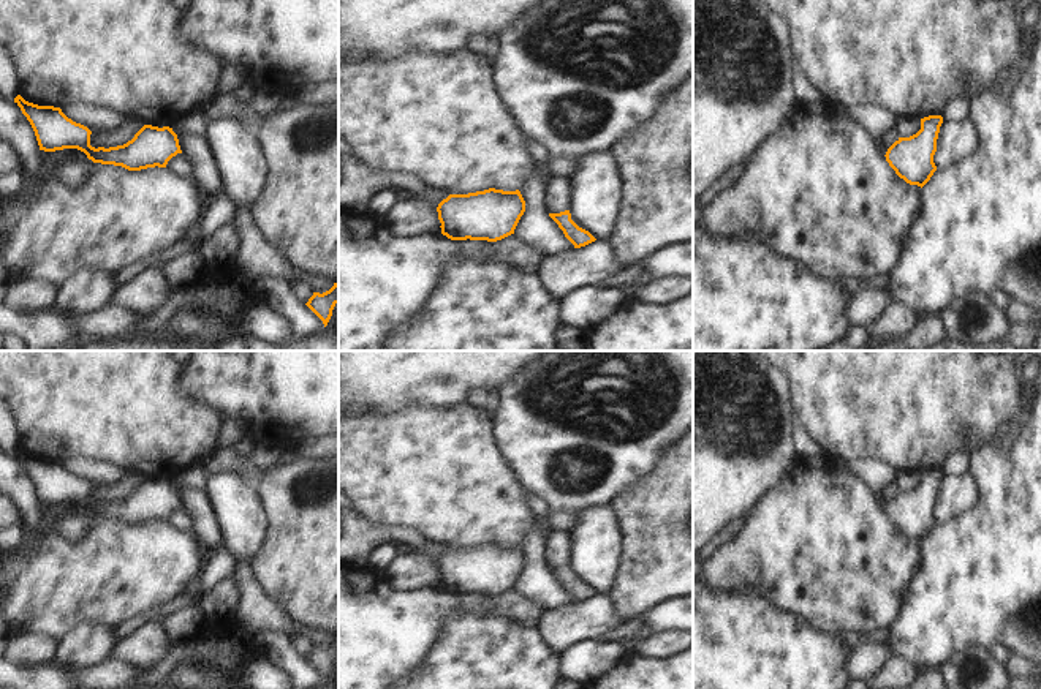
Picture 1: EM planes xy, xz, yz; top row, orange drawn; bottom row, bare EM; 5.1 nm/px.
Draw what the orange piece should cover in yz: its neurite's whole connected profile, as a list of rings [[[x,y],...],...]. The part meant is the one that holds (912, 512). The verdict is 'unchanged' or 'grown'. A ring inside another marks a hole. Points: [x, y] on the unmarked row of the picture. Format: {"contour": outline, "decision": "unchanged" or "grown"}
{"contour": [[[941,469],[924,471],[916,488],[899,491],[888,503],[886,515],[907,537],[922,542],[937,525],[933,509],[941,477]]], "decision": "unchanged"}

